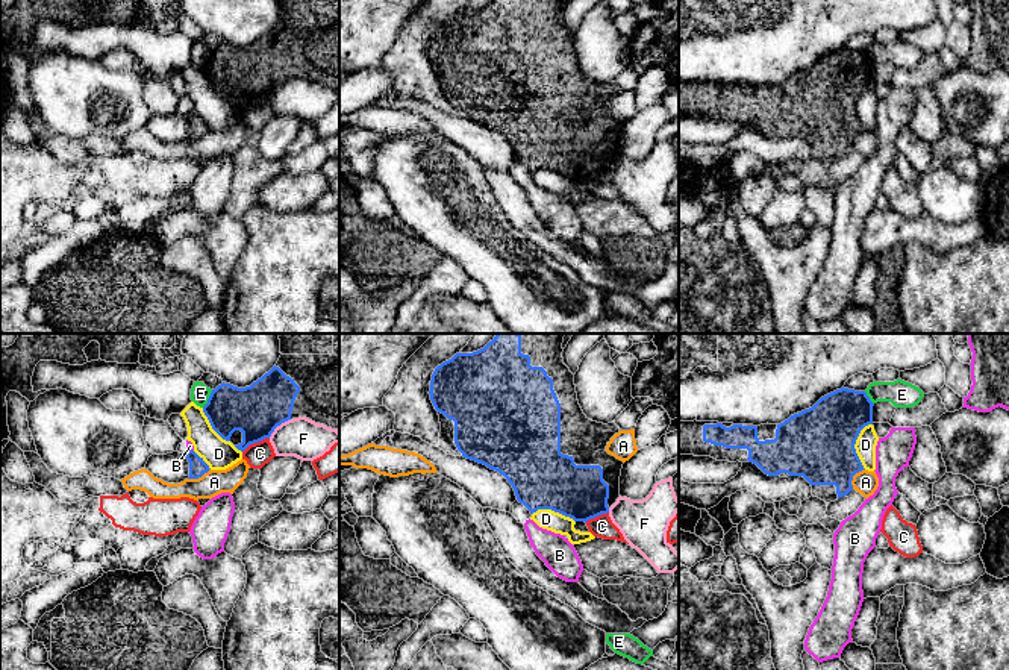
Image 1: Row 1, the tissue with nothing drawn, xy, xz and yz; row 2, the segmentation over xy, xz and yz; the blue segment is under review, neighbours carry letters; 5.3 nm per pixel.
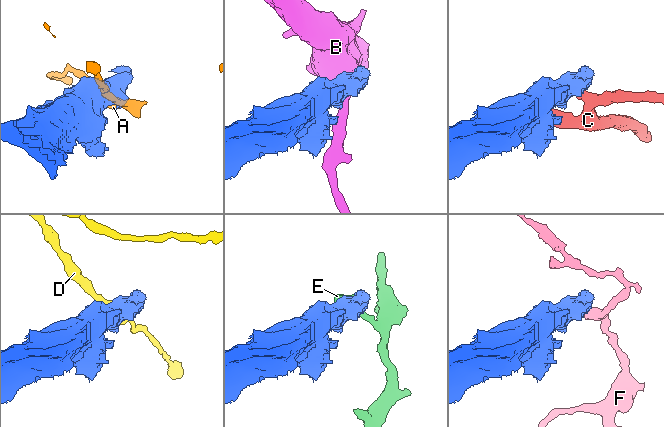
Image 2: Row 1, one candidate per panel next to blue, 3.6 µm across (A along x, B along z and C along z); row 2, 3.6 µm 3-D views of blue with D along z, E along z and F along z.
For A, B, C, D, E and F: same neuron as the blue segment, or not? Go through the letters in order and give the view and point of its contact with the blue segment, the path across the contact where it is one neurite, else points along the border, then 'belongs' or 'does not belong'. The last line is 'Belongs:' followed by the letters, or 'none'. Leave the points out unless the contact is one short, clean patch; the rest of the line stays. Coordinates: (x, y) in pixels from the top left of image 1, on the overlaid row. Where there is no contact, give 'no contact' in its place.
A: contact yz (852, 478); does not belong
B: contact xy (191, 450); border xy (188, 449), (193, 450); does not belong
C: contact xy (255, 441); border xy (268, 437), (252, 443), (243, 452); does not belong
D: contact yz (855, 443); border yz (871, 423), (861, 431), (855, 444), (855, 452), (865, 469); does not belong
E: contact xy (208, 399); border xy (212, 390), (202, 407); does not belong
F: contact xy (278, 425); border xy (290, 419), (282, 422), (268, 437); does not belong
Belongs: none

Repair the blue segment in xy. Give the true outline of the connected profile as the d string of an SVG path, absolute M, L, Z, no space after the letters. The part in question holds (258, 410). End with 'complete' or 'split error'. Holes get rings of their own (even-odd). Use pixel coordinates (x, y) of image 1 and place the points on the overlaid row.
M279 333L279 340L282 355L268 373L245 388L223 382L203 406L212 429L223 440L230 441L235 430L242 432L242 443L235 446L241 452L298 417L339 429L339 333Z; split error

